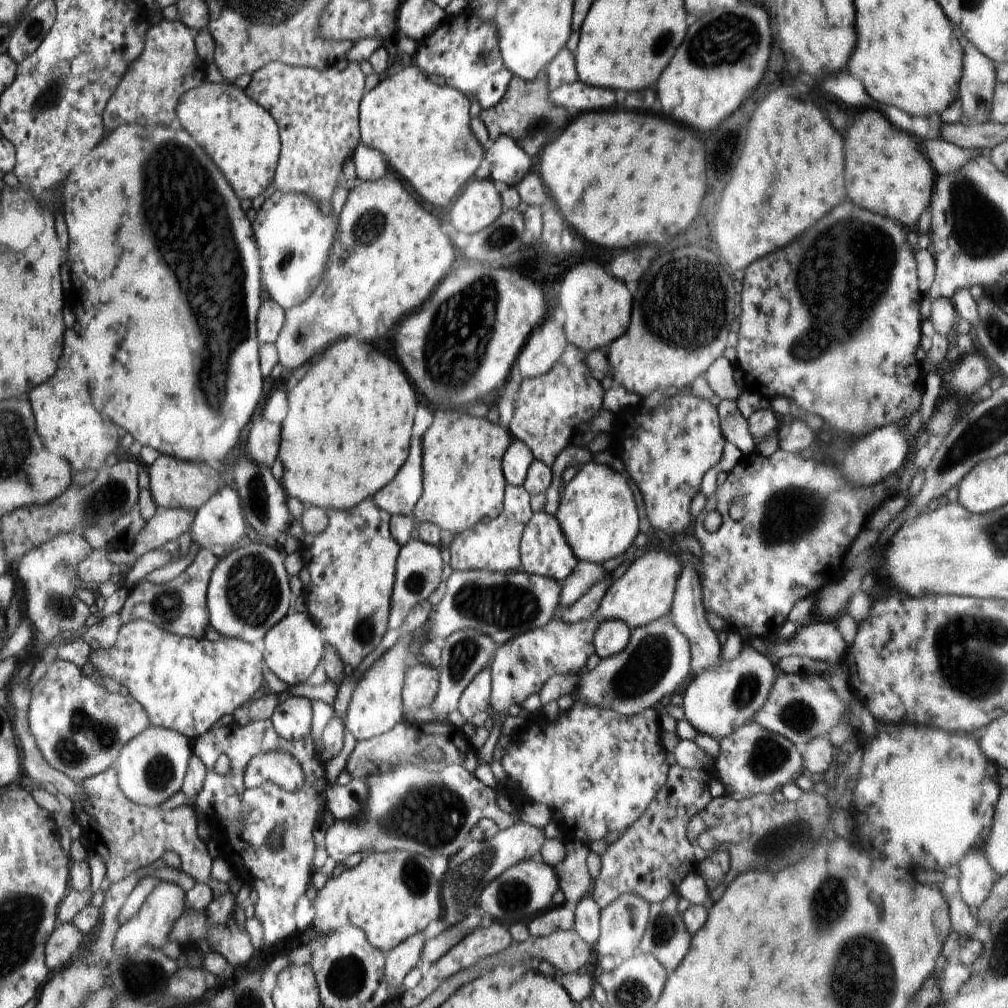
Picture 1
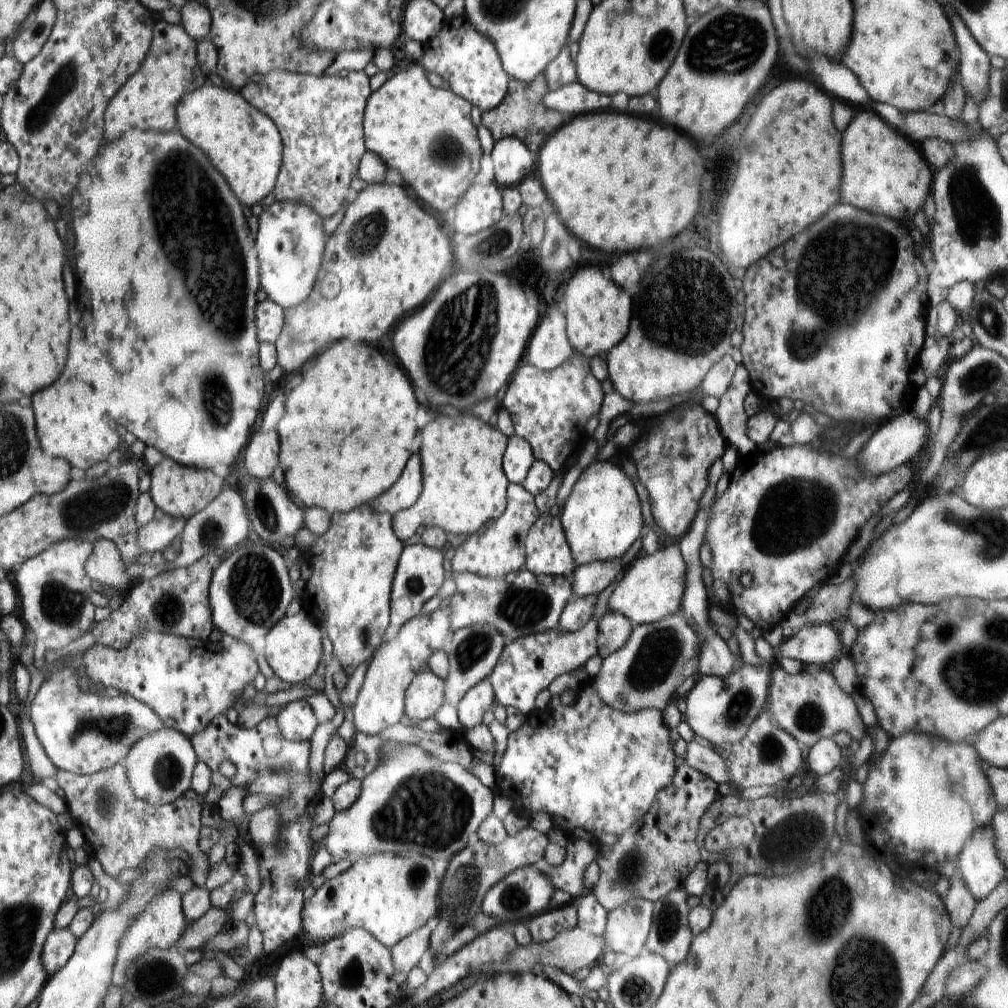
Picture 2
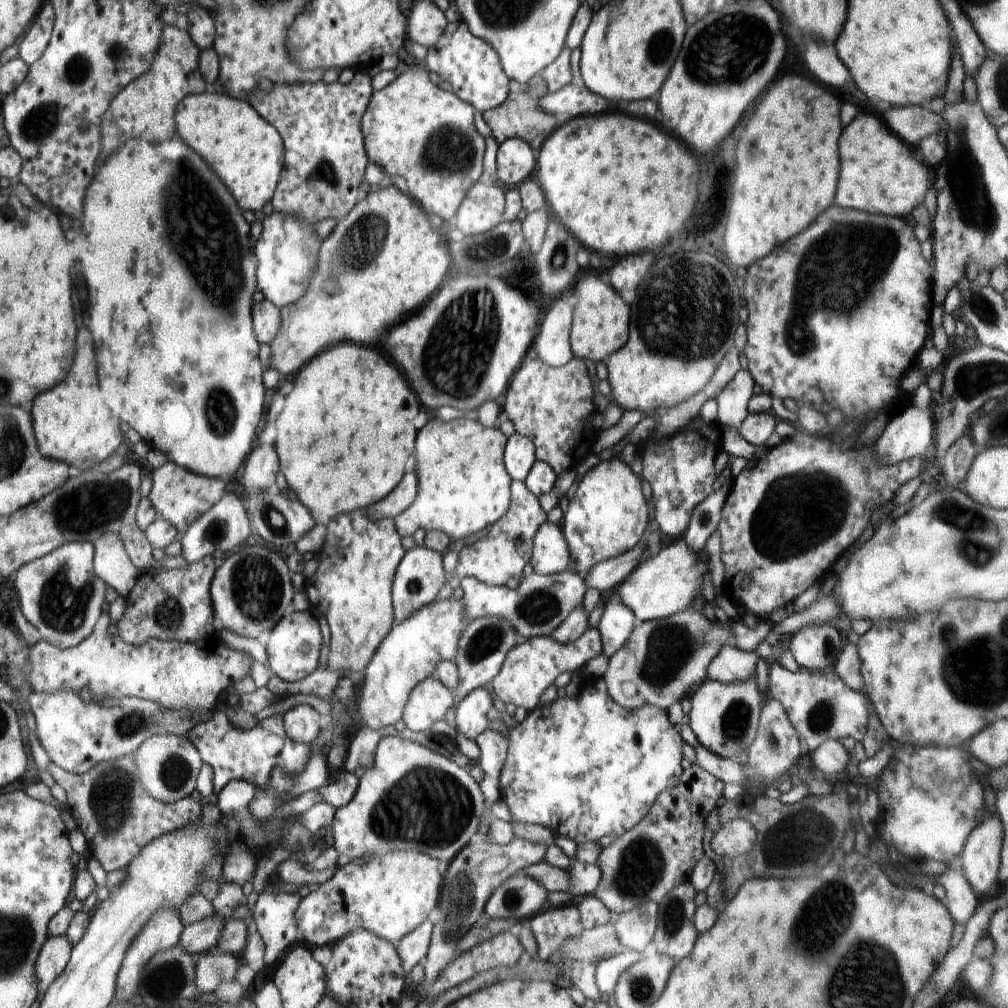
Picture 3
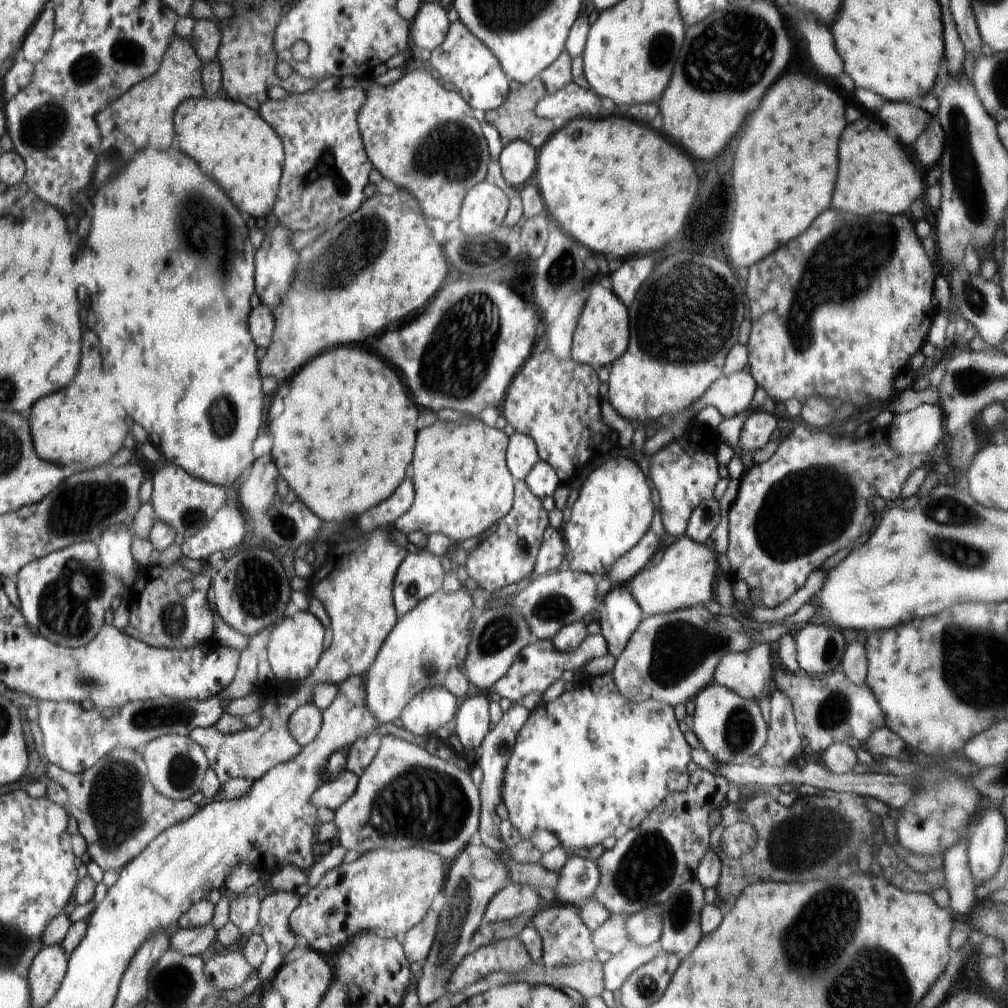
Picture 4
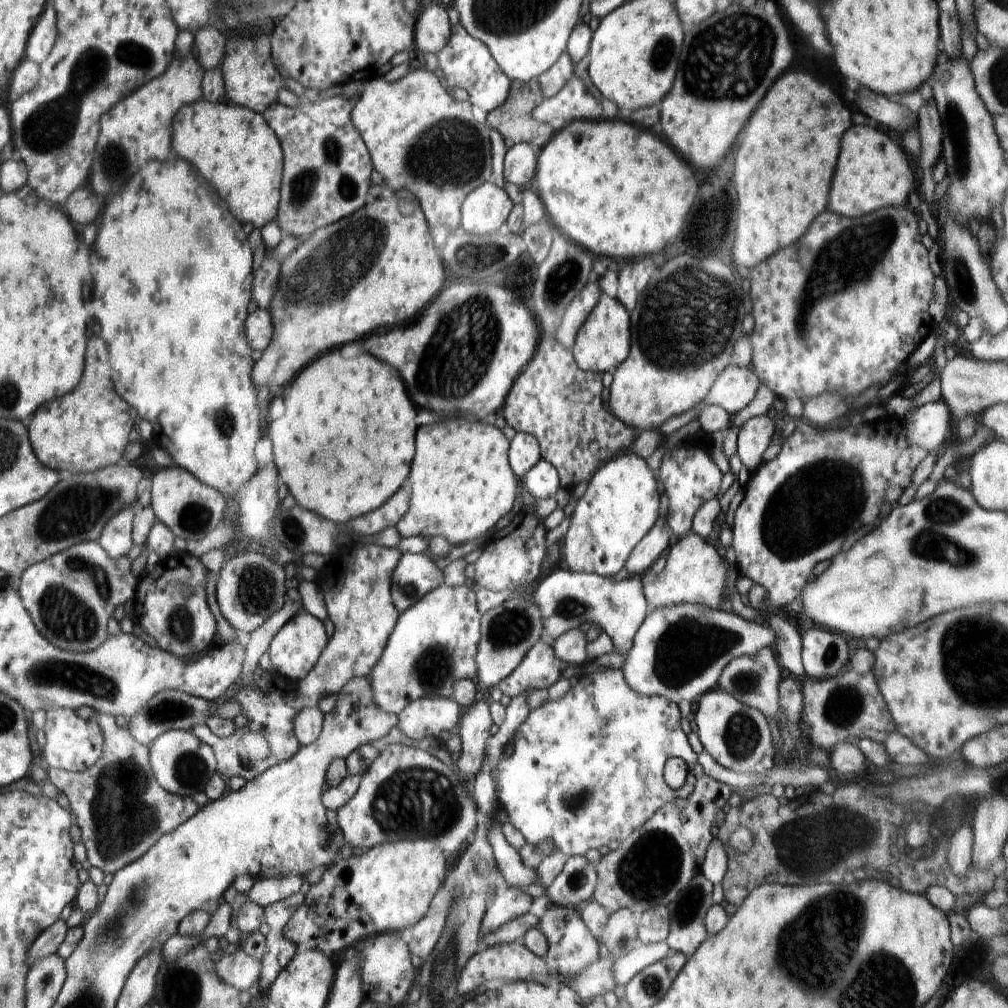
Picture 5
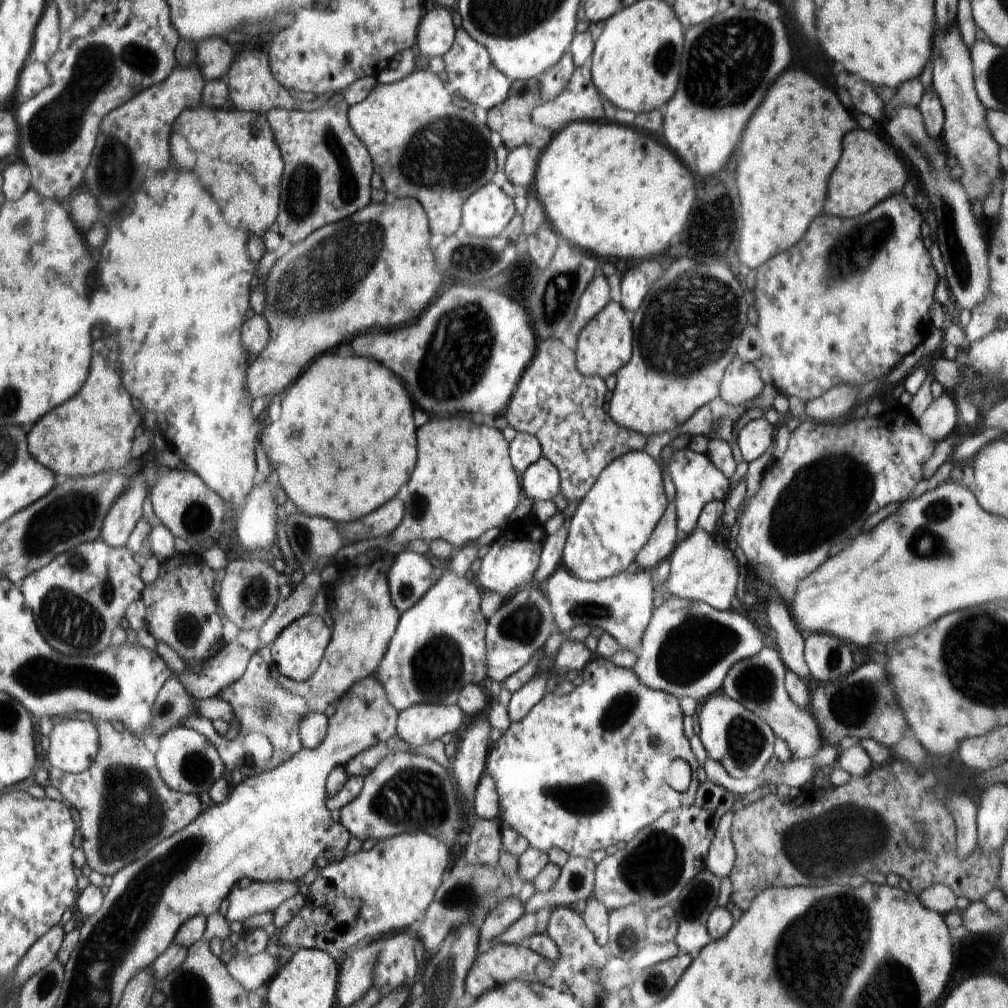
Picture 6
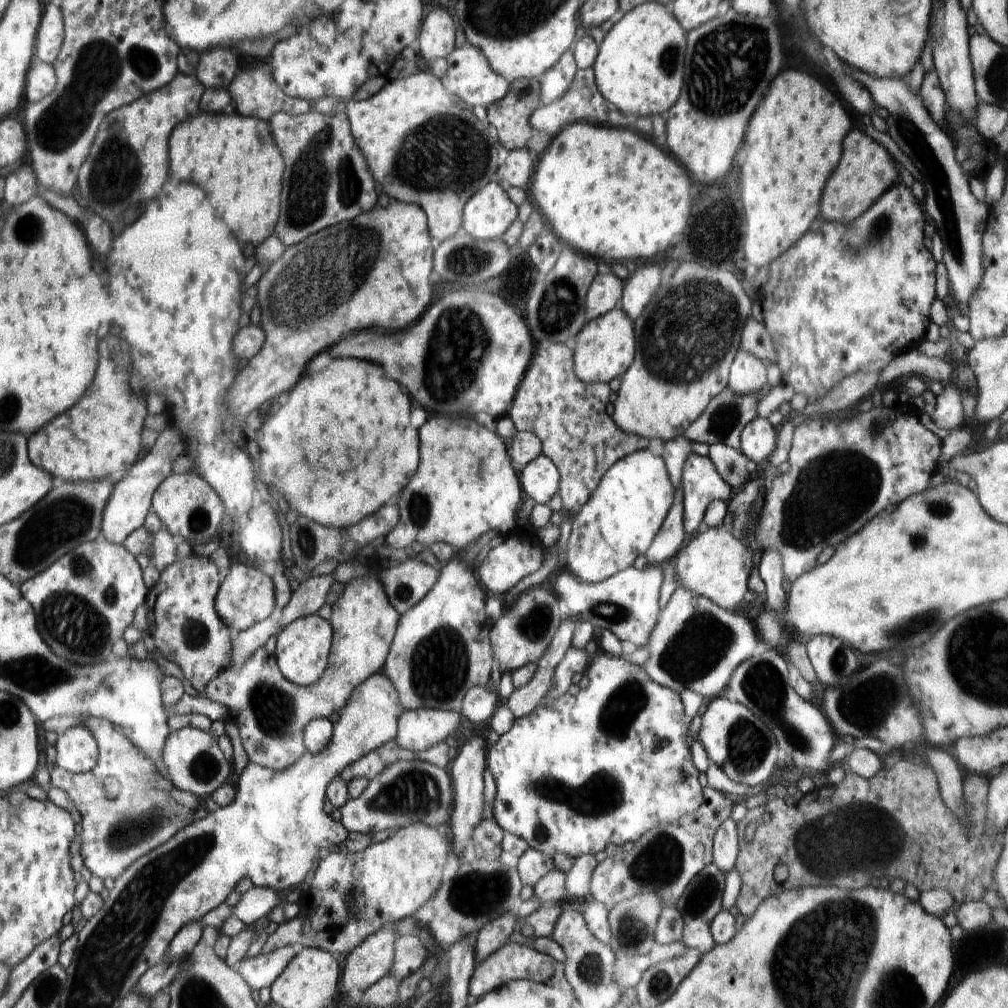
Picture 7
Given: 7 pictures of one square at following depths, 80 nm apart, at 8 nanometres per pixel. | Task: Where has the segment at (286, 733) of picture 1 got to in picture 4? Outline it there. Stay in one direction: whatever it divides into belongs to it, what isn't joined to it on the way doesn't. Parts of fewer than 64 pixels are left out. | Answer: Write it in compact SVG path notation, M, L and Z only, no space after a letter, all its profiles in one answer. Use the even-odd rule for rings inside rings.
M314 701L300 705L289 716L289 734L303 747L316 740L317 734L321 732L324 724L324 715Z

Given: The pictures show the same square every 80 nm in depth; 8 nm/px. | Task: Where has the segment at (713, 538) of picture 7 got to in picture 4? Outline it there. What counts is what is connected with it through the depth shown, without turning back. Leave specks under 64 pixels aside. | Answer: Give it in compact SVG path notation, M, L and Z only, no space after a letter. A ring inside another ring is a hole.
M688 535L672 543L664 550L660 564L644 567L628 582L631 593L642 609L642 616L667 613L673 610L708 604L715 599L715 584L720 566L715 561L716 552L705 543L696 542Z

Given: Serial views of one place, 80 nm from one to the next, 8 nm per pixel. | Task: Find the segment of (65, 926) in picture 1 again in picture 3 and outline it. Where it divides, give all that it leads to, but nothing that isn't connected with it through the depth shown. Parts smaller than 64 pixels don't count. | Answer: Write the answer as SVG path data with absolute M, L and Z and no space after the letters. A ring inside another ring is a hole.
M66 935L49 937L46 941L36 962L37 989L40 995L46 993L53 982L65 972L73 945Z

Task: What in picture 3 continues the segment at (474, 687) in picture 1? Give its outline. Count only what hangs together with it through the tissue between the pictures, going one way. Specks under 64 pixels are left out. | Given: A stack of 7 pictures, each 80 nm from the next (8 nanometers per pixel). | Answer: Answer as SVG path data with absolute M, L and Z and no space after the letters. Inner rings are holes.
M480 687L463 696L455 706L455 727L457 736L469 746L475 738L488 729L486 713L493 705L494 696L489 688Z

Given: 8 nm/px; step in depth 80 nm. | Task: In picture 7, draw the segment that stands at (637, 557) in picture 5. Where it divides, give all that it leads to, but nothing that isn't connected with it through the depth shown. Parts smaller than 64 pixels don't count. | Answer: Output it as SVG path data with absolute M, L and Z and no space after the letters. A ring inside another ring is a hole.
M682 483L675 488L674 502L658 531L652 544L645 552L648 565L660 565L661 562L676 557L685 542L684 507Z

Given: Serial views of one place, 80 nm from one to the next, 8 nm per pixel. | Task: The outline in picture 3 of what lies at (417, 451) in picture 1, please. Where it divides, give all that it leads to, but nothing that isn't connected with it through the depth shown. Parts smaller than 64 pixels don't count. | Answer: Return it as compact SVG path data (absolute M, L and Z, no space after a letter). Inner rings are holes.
M410 458L410 466L406 466L406 482L393 490L388 497L366 508L369 519L378 522L383 518L396 518L404 513L413 504L418 496L418 479L416 474L416 462Z

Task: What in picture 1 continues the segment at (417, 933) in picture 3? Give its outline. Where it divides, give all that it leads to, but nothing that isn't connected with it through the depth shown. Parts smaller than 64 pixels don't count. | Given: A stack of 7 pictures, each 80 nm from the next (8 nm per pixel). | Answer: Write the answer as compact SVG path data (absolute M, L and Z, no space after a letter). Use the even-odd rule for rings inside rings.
M414 934L413 937L406 938L397 949L384 953L386 955L385 977L390 988L403 989L403 979L417 966L424 942L424 934Z

